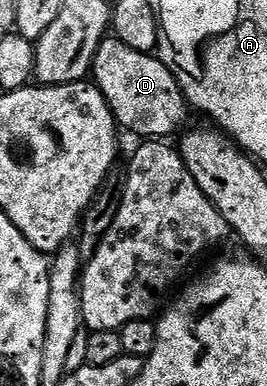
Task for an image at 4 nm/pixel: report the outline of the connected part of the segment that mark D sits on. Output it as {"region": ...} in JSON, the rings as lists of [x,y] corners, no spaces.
{"region":[[[114,36],[105,37],[92,62],[91,77],[108,101],[121,131],[129,130],[140,140],[168,140],[171,134],[179,135],[185,129],[184,121],[190,115],[188,100],[170,68],[166,68],[155,53],[143,54],[122,44]]]}

